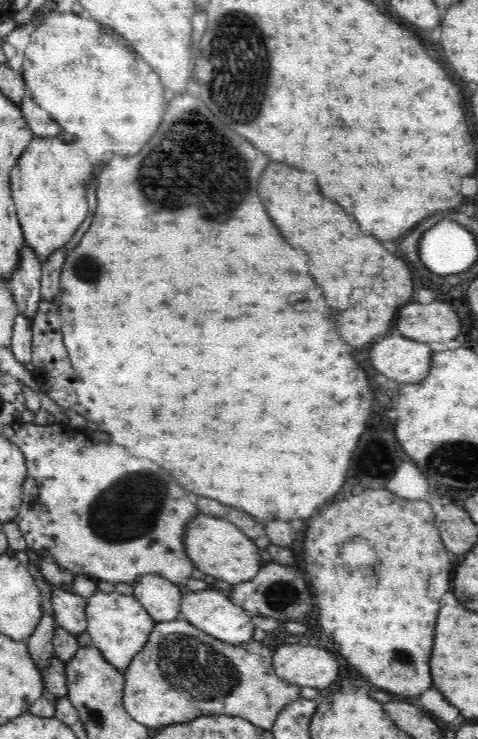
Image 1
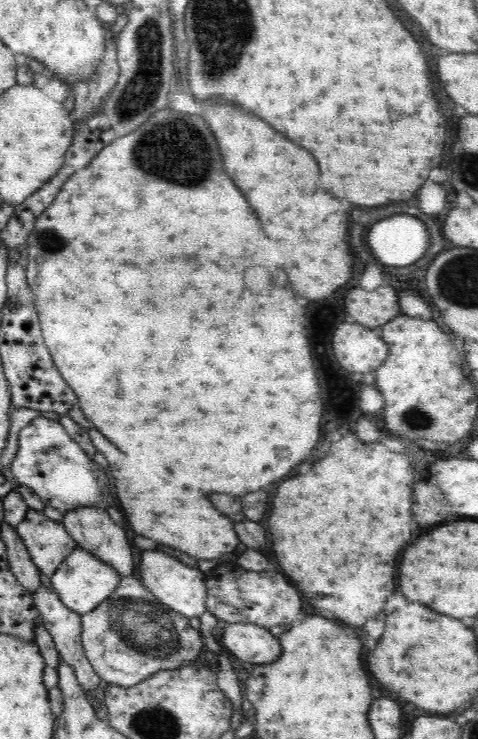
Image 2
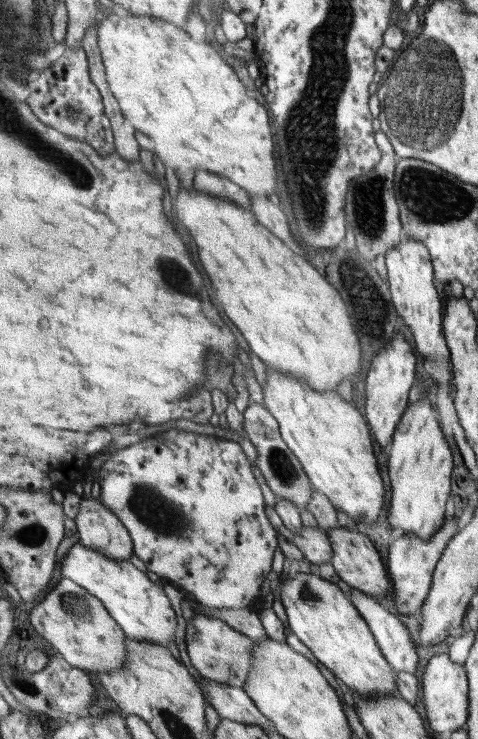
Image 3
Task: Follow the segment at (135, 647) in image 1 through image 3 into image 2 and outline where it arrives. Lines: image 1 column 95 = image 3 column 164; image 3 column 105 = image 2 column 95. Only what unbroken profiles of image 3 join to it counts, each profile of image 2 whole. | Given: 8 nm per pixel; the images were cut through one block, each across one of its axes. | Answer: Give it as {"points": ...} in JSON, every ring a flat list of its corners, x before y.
{"points":[[80,546,72,549,69,555,52,572,50,580,60,600,80,616,91,611,101,600,104,600,121,581,120,573,108,563,100,560,86,548]]}

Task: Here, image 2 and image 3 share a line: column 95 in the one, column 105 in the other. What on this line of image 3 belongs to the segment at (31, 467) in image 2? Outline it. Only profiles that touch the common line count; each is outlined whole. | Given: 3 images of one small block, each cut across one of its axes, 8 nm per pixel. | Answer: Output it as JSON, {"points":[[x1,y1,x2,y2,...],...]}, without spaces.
{"points":[[194,431,192,434,192,472,190,466,184,464,184,460,178,460,178,454,166,446,164,442,150,437,141,442,130,444,130,446,115,451,110,459,106,460,100,467,97,476,100,484,101,503,111,510,128,529,129,536,134,548,134,554,144,562,148,571,155,572,163,579,177,585,185,594,194,596,200,604,218,609,226,608,250,608,254,598,258,596,258,590,262,582,266,580,270,568,272,568,272,556,276,550,276,530,270,526,266,514,264,514,264,498,260,492,260,486,252,472,249,458,242,452,242,446,238,442,226,442,224,438,216,438,216,435,200,435]]}

